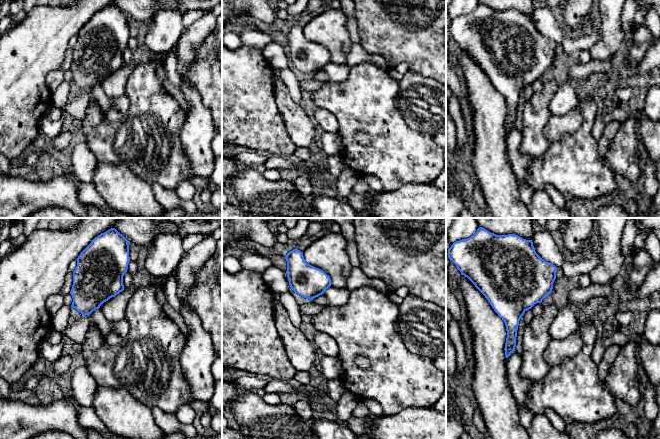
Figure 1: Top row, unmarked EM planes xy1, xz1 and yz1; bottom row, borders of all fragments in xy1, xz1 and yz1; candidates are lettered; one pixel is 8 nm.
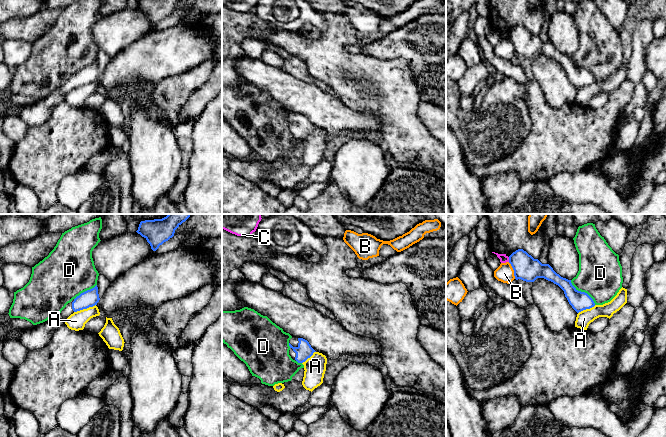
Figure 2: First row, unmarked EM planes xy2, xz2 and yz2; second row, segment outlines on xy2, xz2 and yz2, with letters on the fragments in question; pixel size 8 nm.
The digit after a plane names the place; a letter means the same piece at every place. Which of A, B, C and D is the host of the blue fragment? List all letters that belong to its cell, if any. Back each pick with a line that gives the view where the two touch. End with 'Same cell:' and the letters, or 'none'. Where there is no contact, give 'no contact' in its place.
Same cell: none

